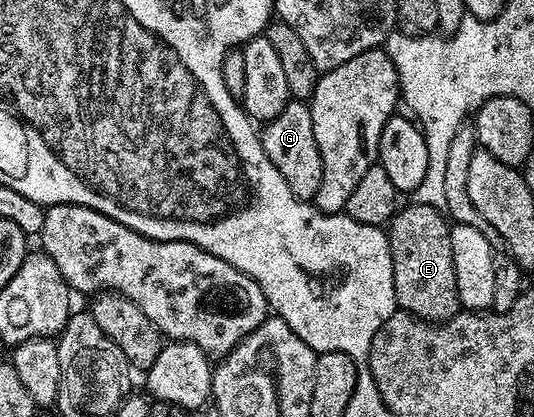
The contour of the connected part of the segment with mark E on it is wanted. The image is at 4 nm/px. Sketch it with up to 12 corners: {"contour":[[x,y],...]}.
{"contour":[[414,201],[386,228],[395,302],[422,322],[461,311],[444,212]]}

